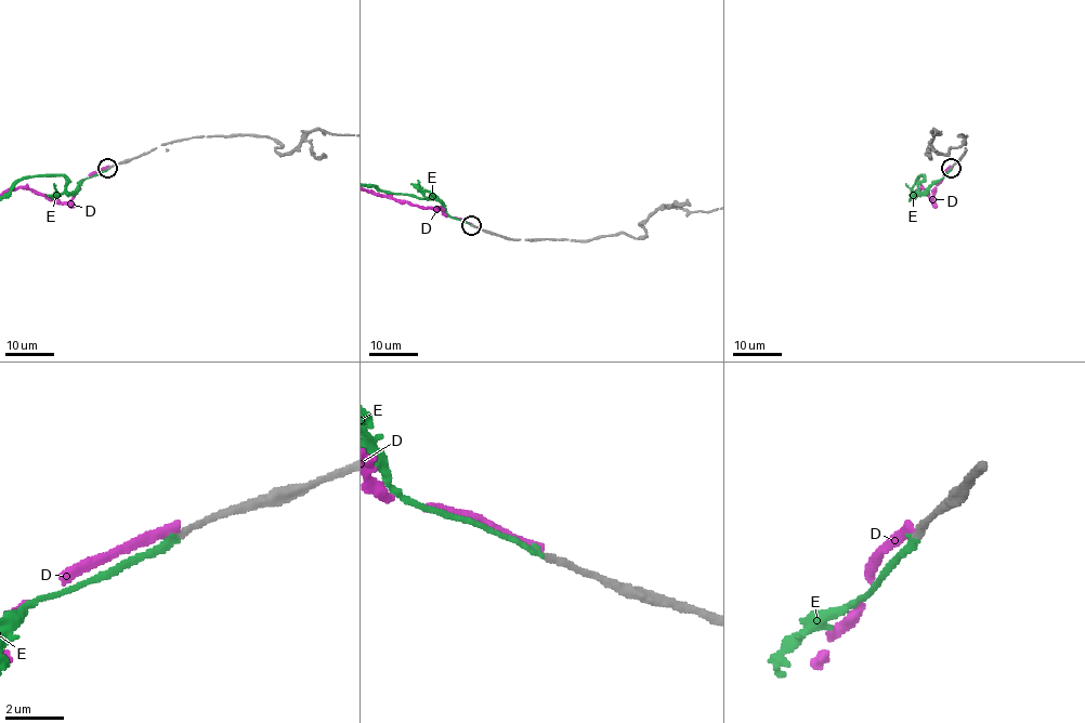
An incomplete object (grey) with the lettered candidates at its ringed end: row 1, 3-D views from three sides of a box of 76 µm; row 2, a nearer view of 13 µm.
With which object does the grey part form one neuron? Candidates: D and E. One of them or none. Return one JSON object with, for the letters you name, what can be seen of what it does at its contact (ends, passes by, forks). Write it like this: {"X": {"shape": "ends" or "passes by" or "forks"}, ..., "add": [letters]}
{"E": {"shape": "ends"}, "add": ["E"]}

